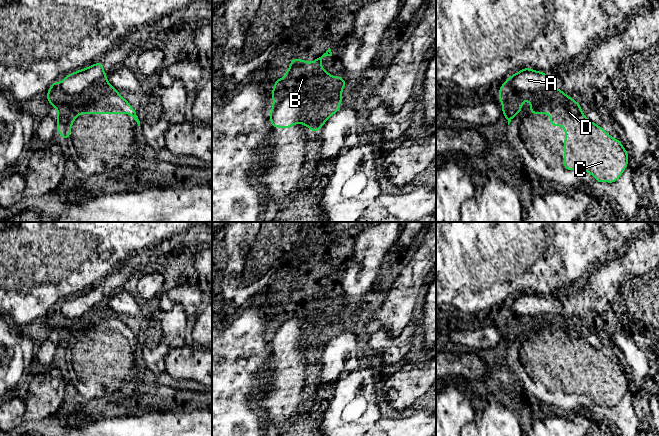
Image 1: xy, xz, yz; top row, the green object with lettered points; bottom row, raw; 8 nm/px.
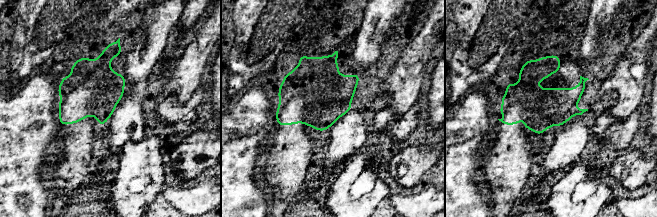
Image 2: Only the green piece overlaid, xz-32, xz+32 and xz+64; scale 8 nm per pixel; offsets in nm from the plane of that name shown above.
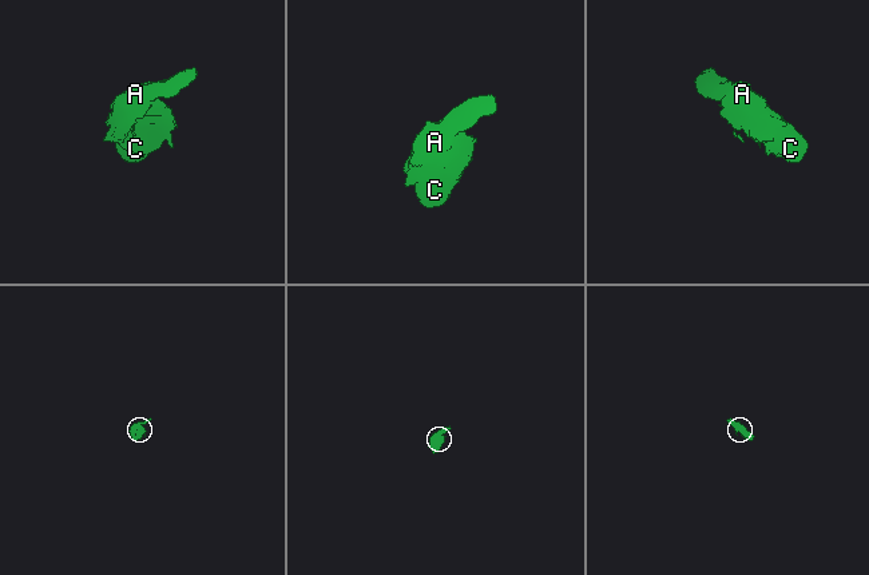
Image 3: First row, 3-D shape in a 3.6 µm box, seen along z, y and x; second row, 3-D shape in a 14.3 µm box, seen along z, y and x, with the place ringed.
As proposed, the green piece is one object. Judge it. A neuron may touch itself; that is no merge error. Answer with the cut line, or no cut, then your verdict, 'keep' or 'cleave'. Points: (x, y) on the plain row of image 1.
cut in xz along (304, 318), (293, 316), (273, 327); cleave

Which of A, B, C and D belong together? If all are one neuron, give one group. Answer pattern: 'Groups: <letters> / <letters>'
Groups: A / B C D

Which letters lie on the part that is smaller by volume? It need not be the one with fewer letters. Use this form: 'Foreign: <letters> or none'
Foreign: A

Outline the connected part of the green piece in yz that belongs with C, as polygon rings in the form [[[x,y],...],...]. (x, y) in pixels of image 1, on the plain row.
[[[505,305],[500,310],[498,320],[502,329],[503,340],[508,344],[508,349],[511,344],[521,336],[523,326],[528,325],[530,327],[531,338],[548,338],[550,340],[551,350],[561,350],[564,352],[564,356],[566,358],[564,363],[564,393],[588,396],[598,407],[614,407],[620,402],[628,390],[629,376],[625,374],[619,363],[611,361],[602,351],[589,344],[583,338],[581,329],[576,324],[573,324],[565,318],[562,314],[556,312],[554,314],[541,314],[536,316],[521,315],[516,313],[509,306]]]

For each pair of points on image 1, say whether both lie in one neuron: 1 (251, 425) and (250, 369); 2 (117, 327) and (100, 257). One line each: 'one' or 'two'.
1: one
2: two

